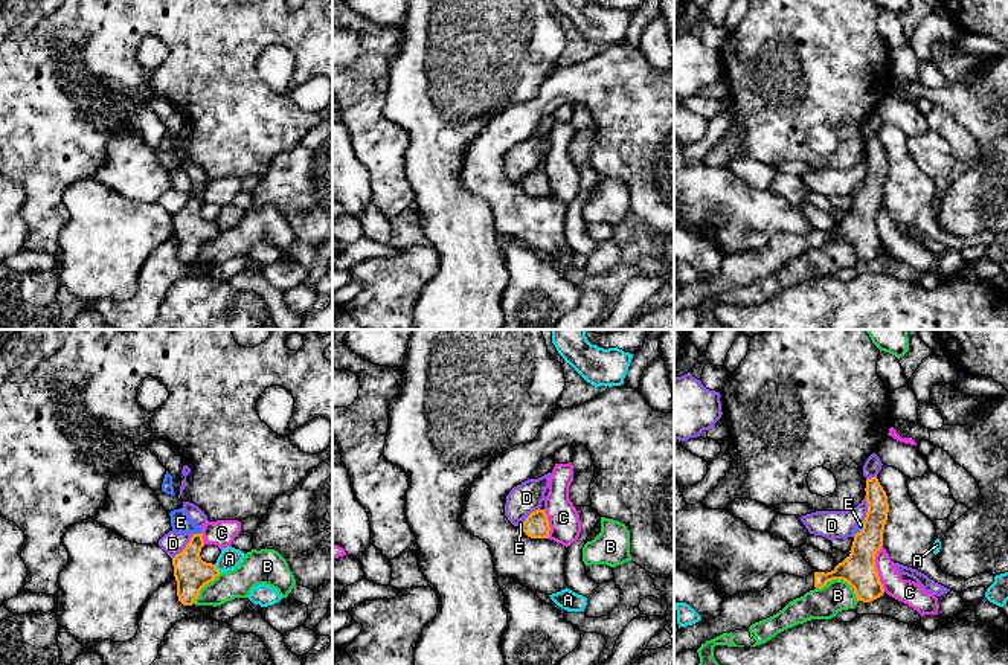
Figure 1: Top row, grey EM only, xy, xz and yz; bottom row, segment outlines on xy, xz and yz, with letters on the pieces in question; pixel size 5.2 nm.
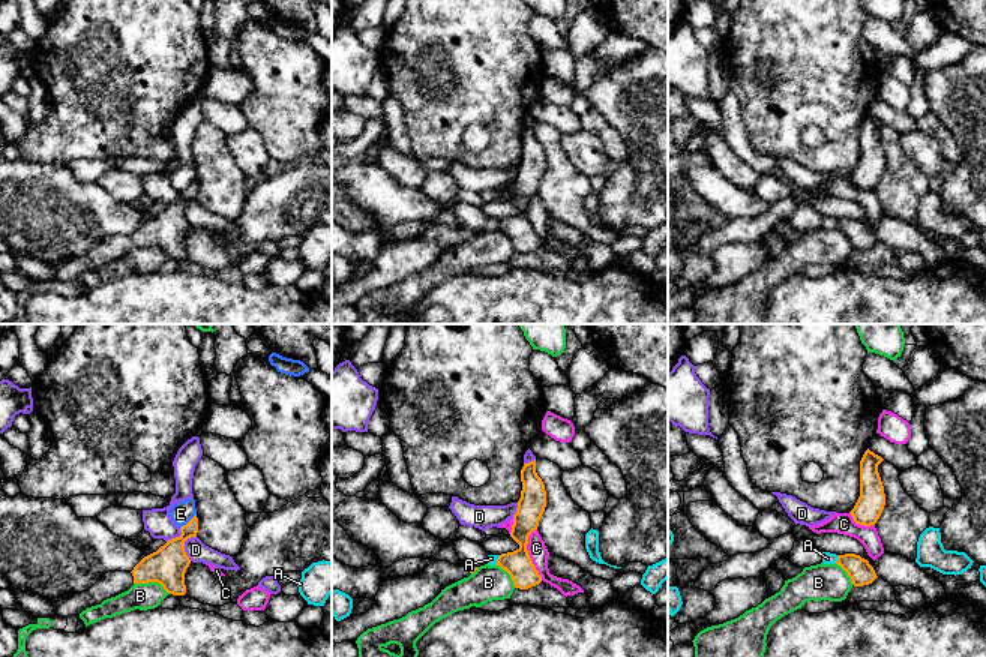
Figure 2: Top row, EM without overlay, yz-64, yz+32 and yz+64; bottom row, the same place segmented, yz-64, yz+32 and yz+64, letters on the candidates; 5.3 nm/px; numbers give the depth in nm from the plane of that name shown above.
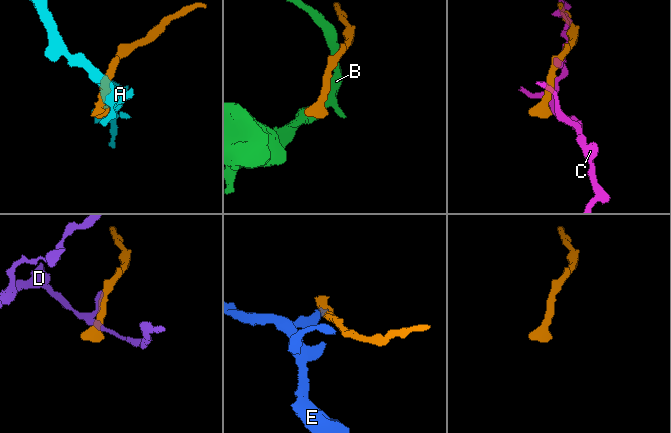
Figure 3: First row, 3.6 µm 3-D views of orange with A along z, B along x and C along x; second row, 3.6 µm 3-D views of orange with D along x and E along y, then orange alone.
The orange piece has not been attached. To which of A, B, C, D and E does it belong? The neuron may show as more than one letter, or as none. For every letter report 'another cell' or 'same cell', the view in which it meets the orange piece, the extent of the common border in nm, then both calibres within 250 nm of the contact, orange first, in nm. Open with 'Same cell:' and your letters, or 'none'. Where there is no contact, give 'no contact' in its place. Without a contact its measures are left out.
Same cell: none
A: another cell | xy | 60 nm | 180/120 nm
B: another cell | yz | 240 nm | 180/170 nm
C: another cell | yz | 240 nm | 180/130 nm
D: another cell | xy | 180 nm | 180/120 nm
E: another cell | xy | 40 nm | 180/100 nm

